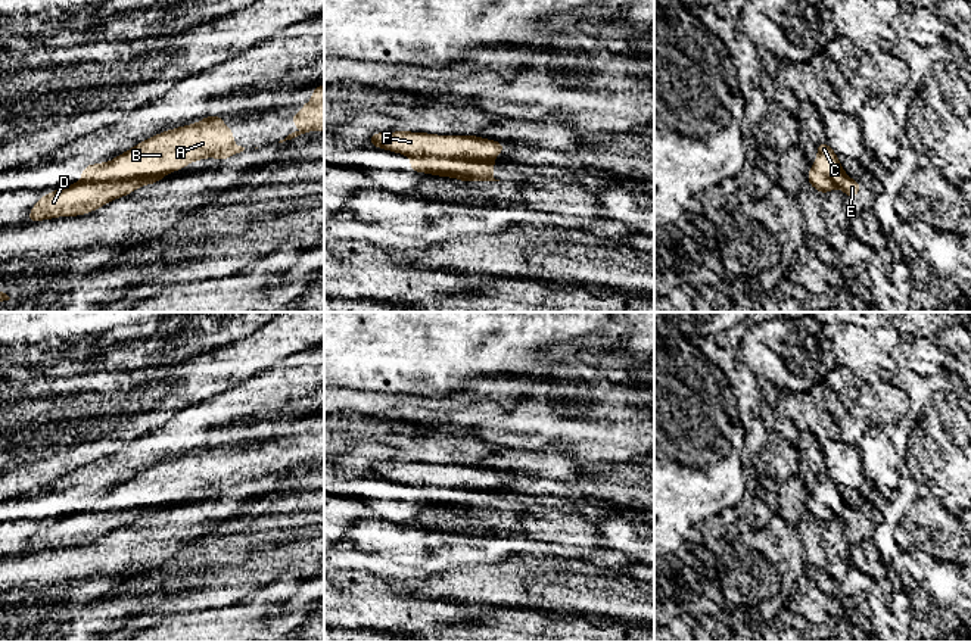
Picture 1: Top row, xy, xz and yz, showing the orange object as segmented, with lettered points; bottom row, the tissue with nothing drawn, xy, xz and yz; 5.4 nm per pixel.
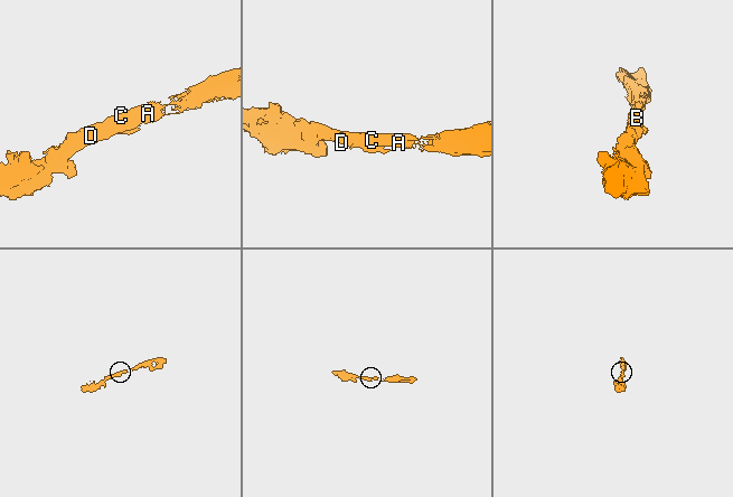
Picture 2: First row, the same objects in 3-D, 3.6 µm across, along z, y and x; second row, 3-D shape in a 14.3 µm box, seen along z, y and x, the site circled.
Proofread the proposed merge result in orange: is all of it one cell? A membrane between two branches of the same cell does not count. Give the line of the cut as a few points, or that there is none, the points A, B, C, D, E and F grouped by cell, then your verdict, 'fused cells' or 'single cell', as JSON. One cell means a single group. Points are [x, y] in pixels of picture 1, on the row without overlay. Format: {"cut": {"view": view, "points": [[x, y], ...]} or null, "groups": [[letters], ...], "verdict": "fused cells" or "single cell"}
{"cut": null, "groups": [["A", "B", "C", "D", "E", "F"]], "verdict": "single cell"}

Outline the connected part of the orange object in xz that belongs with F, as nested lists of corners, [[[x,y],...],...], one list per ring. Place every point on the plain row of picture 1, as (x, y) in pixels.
[[[373,462],[370,477],[385,479],[411,487],[408,502],[449,507],[464,512],[499,511],[494,508],[494,487],[507,479],[505,473],[480,465],[439,465],[430,462]]]

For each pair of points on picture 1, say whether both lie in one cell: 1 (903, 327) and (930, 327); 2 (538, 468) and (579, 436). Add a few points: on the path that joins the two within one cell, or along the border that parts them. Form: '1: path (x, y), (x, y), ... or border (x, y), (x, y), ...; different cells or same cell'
1: path (909, 327), (924, 327); same cell
2: border (526, 448), (553, 449), (562, 446), (585, 466); different cells

